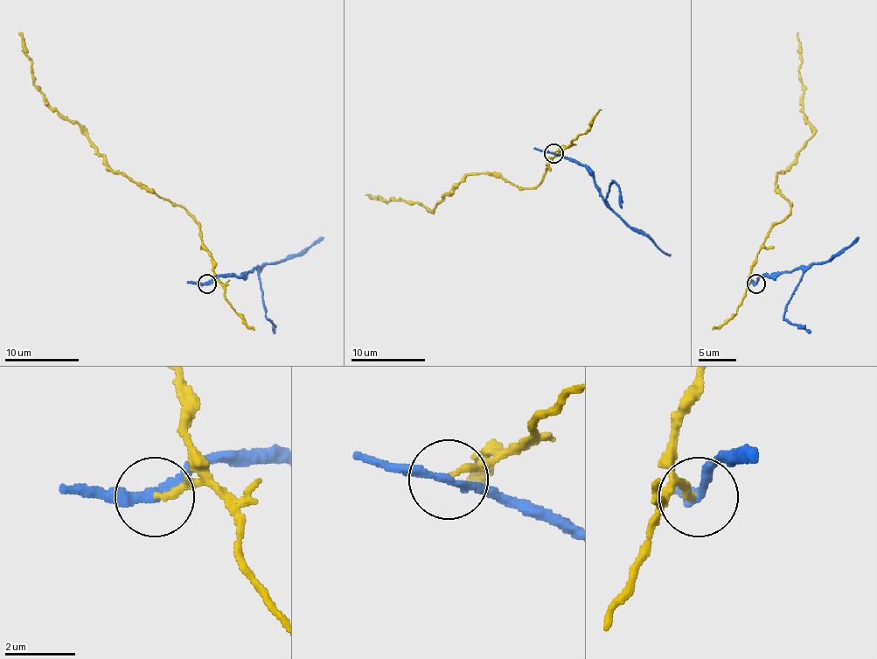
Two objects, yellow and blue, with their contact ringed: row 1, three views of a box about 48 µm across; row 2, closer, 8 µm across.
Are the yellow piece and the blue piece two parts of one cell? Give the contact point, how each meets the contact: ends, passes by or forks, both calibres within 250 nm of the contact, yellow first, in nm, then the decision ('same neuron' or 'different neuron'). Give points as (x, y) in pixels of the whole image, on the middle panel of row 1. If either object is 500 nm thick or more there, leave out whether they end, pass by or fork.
(553, 153) | yellow passes by | blue passes by | 130/240 nm | different neuron

